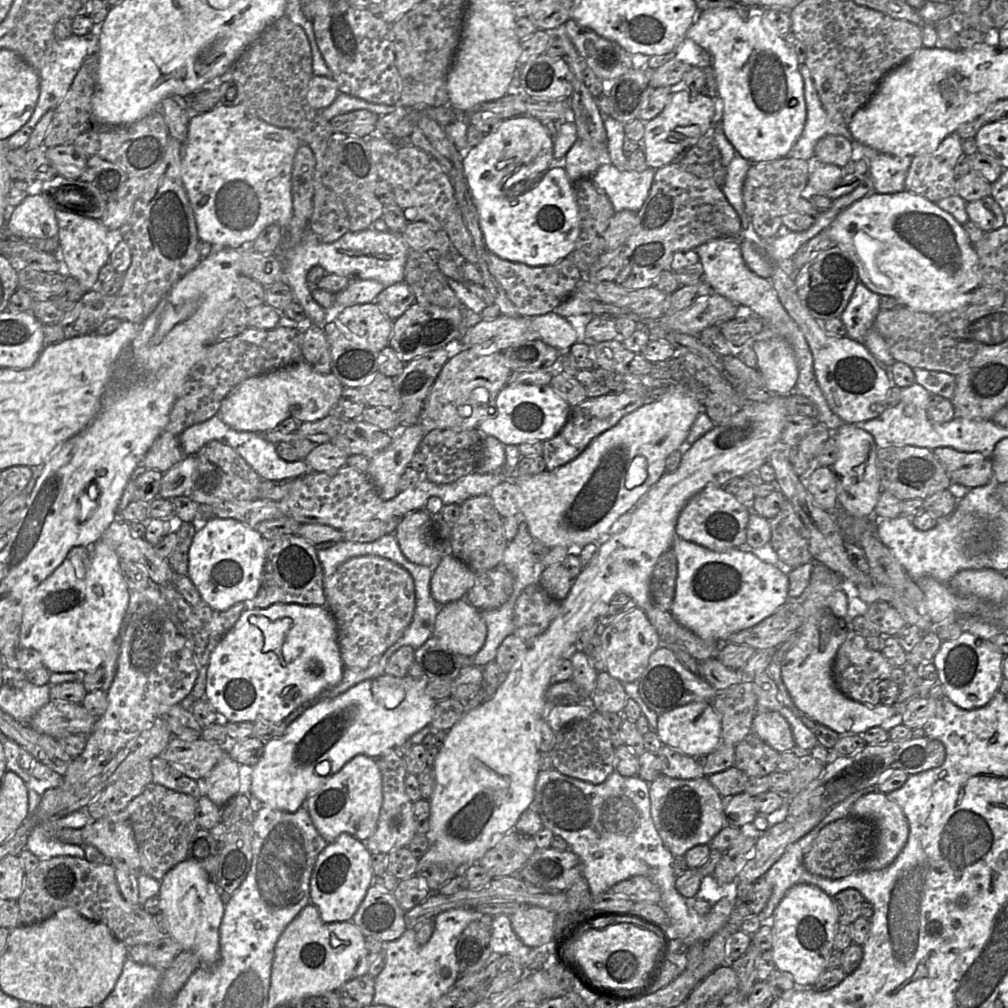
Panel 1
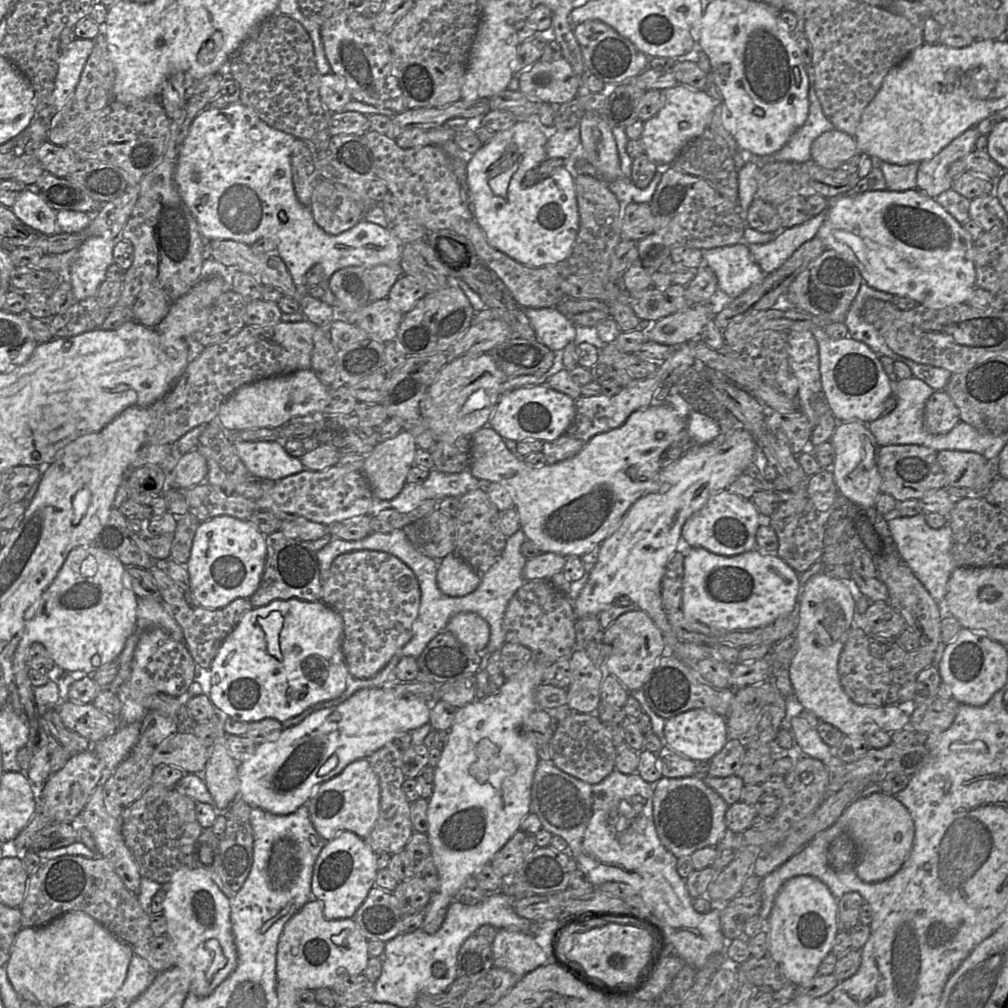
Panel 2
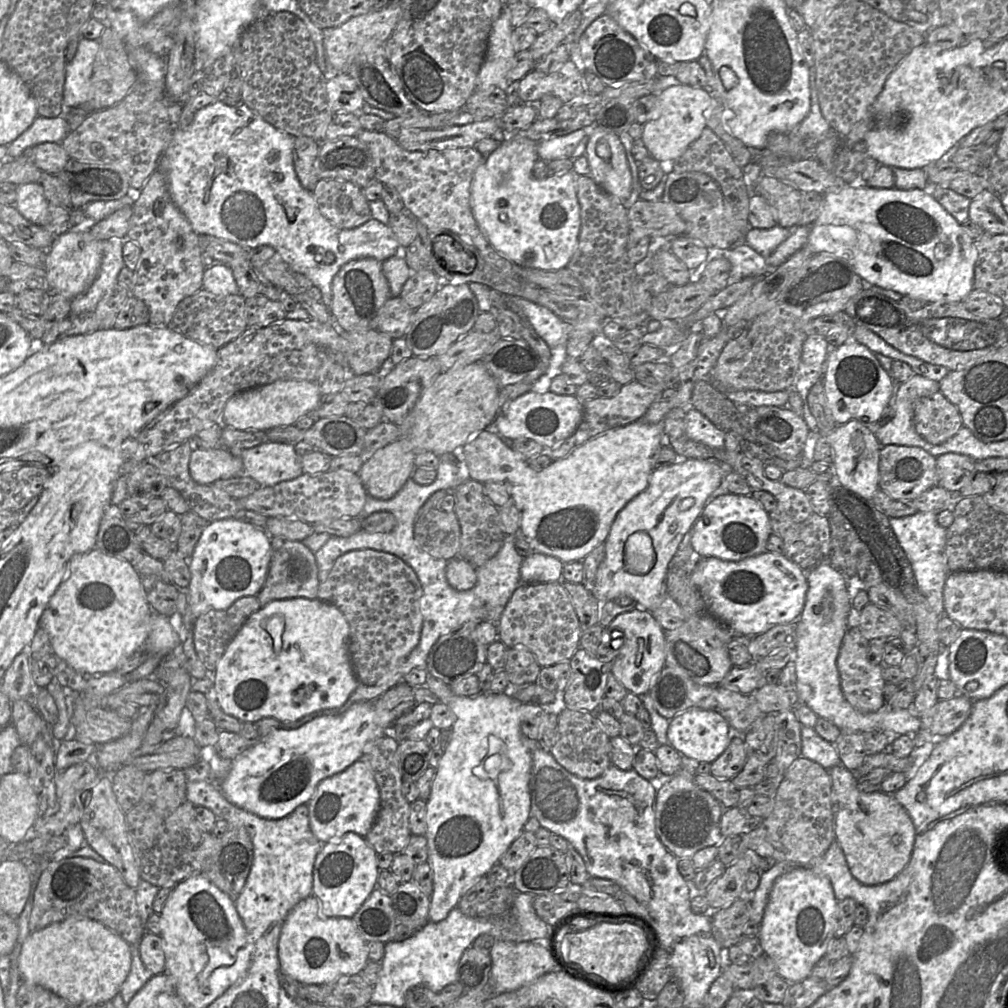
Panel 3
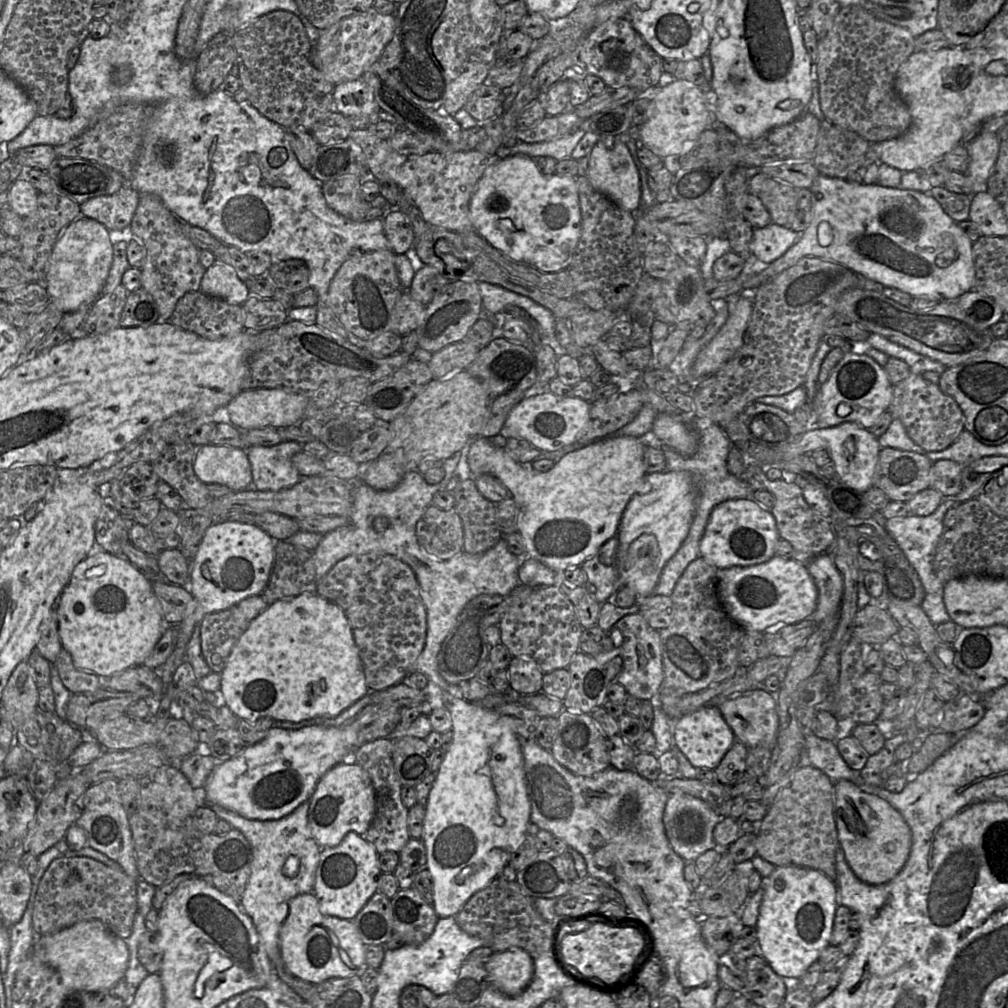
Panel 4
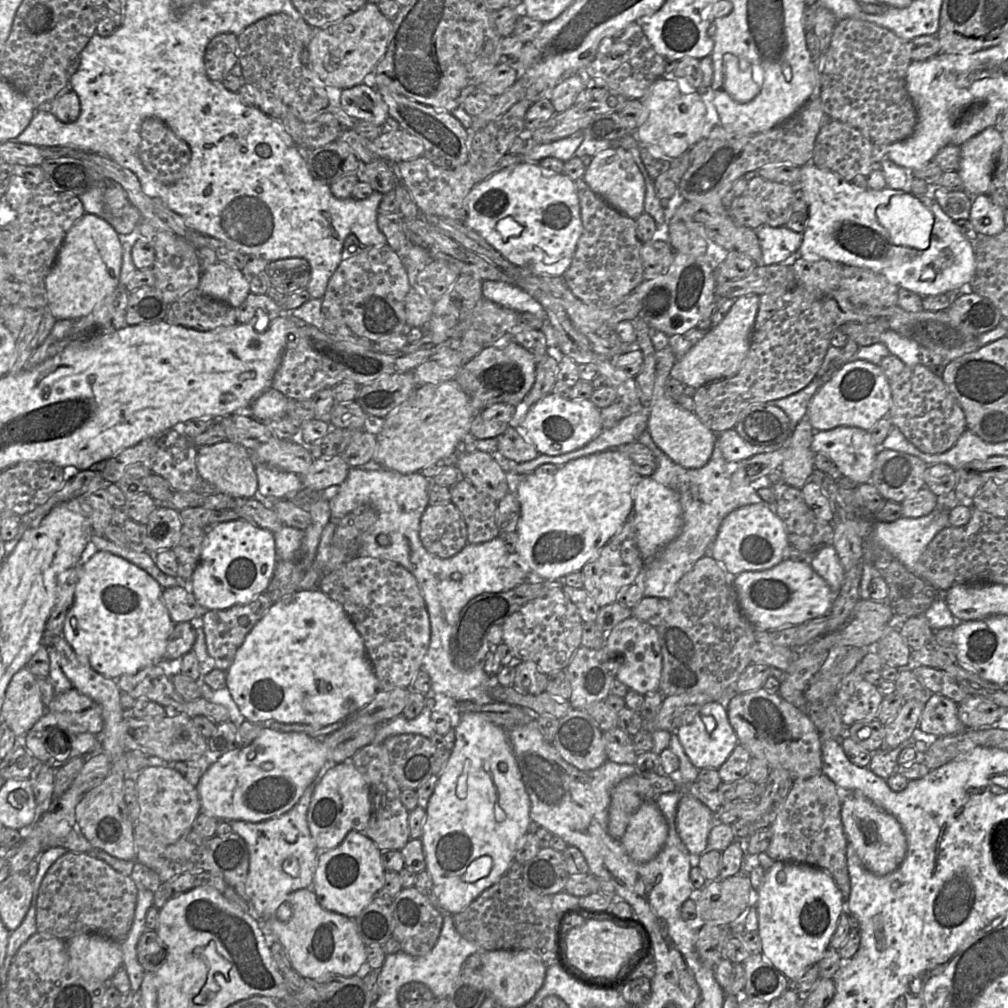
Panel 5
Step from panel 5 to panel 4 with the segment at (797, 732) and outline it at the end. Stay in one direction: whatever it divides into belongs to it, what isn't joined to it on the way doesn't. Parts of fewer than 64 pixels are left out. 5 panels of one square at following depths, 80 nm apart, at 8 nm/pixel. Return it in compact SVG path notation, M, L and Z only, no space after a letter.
M761 686L727 698L718 706L722 716L733 731L736 740L748 748L763 746L772 749L777 741L779 716L776 698Z

